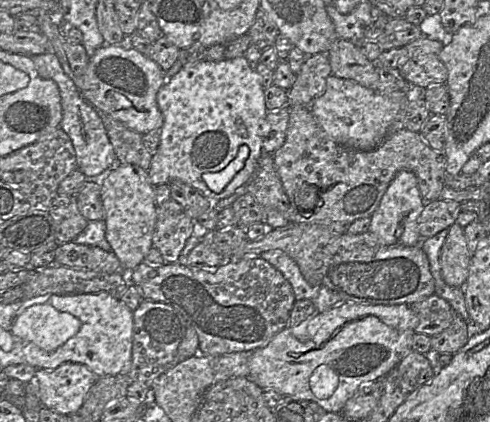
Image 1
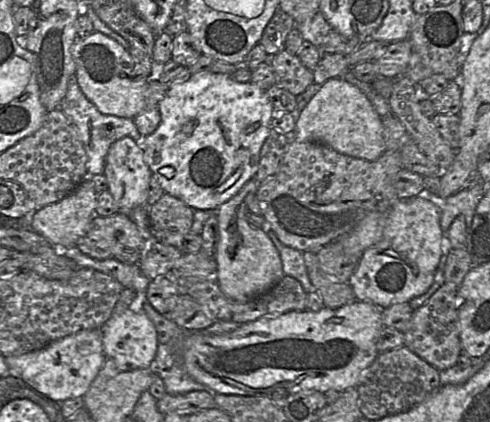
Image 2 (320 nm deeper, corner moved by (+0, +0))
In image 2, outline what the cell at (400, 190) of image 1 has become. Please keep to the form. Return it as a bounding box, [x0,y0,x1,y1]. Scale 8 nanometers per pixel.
[347,195,442,308]

